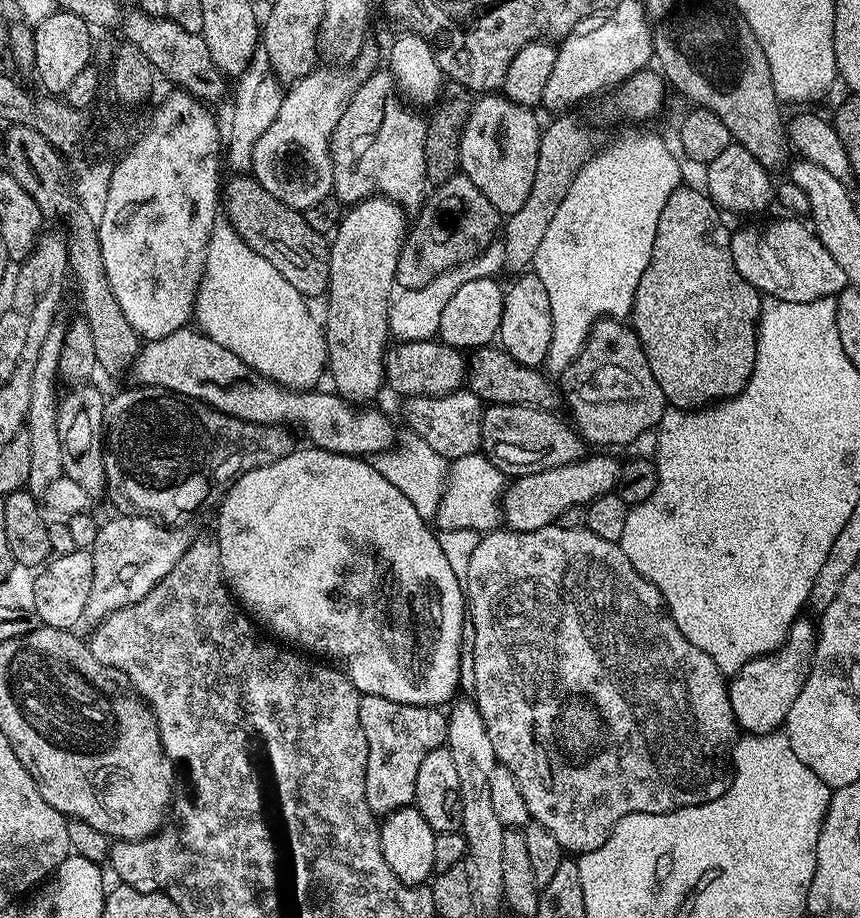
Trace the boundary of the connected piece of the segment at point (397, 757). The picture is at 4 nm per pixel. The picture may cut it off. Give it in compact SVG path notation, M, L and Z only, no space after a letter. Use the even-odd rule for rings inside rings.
M366 695L360 698L360 717L368 747L366 802L377 818L383 818L415 801L418 770L430 750L445 747L448 717L436 706L399 704L390 702L390 698Z

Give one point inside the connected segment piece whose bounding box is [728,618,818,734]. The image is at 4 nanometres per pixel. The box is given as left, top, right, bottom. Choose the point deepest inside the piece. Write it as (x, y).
(761, 694)

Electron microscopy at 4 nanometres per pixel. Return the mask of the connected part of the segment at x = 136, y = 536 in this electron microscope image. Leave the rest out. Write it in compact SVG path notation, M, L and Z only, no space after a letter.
M132 515L136 516L116 516L100 524L98 538L94 538L94 546L90 550L94 582L90 584L90 598L86 600L85 621L102 621L109 612L146 598L146 594L150 594L150 590L154 590L170 570L174 570L178 558L182 558L188 549L190 536L186 533L175 532L172 529L175 527L165 526L147 515Z

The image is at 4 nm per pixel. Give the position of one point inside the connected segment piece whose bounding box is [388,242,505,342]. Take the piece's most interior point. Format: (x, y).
(415, 314)

